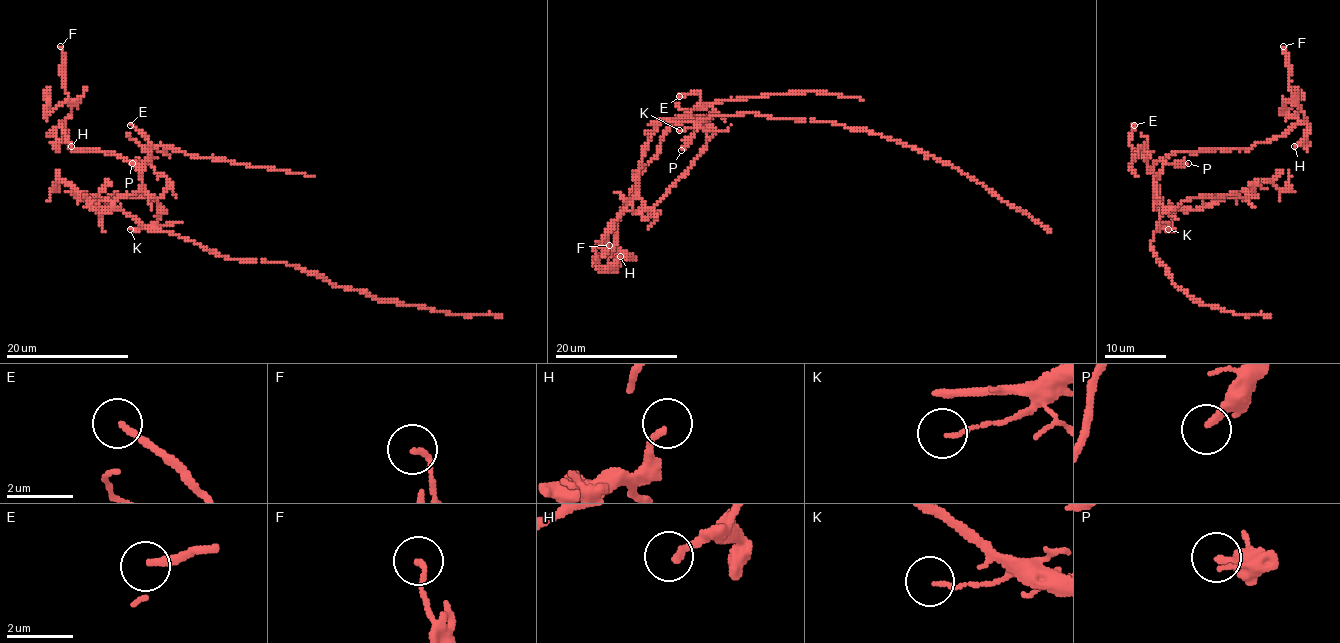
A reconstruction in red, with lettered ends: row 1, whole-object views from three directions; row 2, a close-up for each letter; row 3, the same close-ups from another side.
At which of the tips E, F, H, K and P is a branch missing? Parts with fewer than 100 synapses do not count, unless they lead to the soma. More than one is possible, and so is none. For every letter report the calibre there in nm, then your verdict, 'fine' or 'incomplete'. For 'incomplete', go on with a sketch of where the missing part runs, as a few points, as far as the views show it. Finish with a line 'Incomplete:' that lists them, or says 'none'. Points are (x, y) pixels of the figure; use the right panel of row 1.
E: calibre 200 nm; incomplete; course (1134, 125), (1127, 117), (1142, 112), (1143, 126), (1151, 126), (1110, 126), (1100, 115)
F: calibre 140 nm; fine
H: calibre 190 nm; fine
K: calibre 110 nm; fine
P: calibre 240 nm; fine
Incomplete: E

